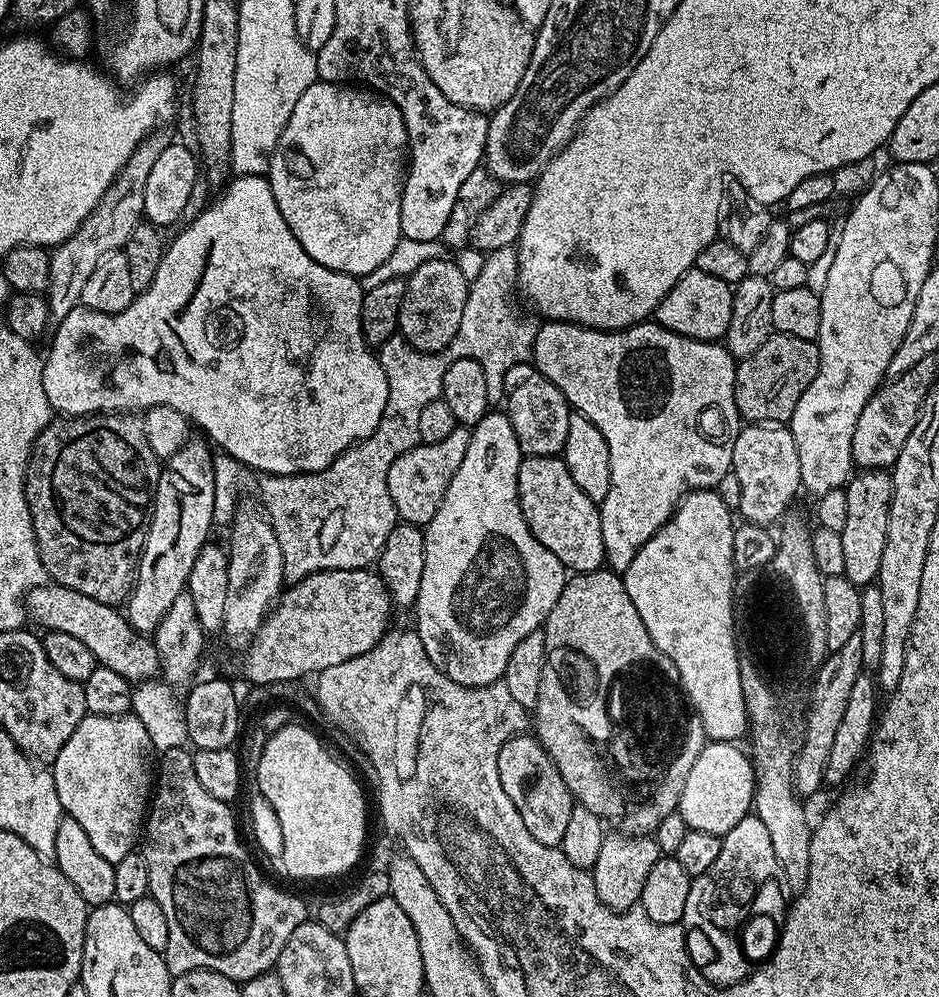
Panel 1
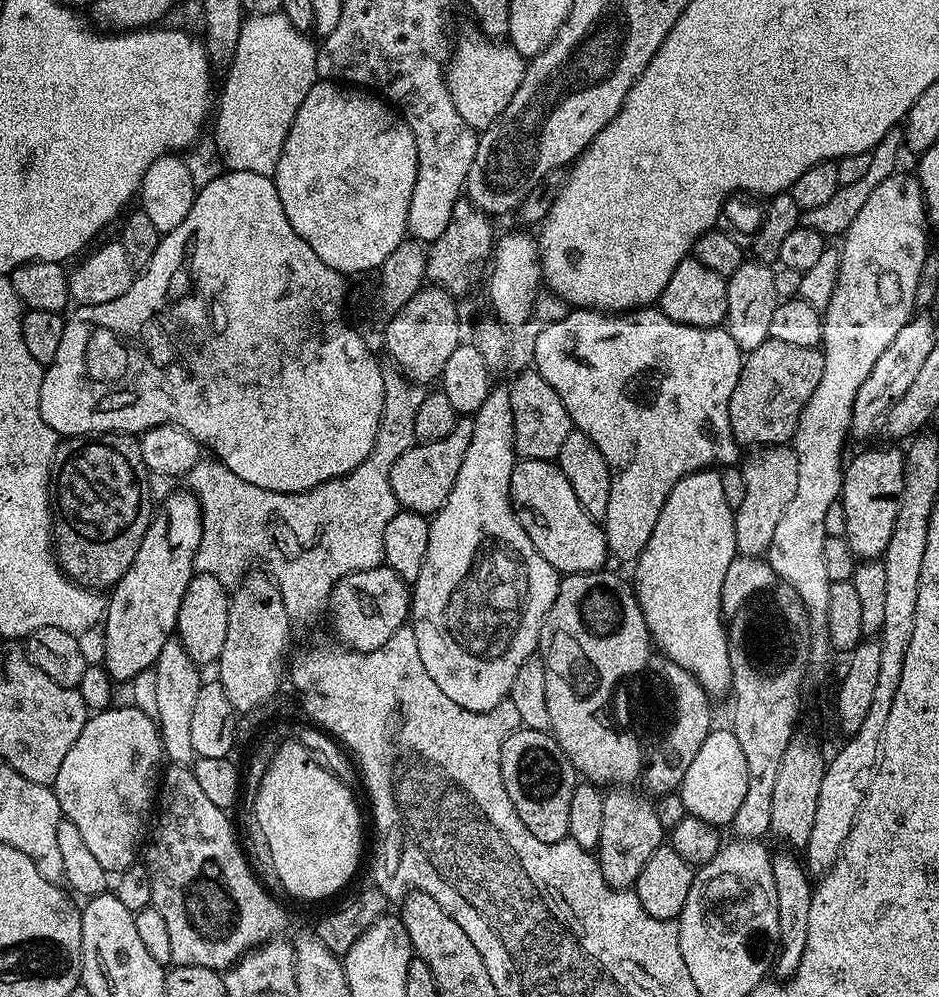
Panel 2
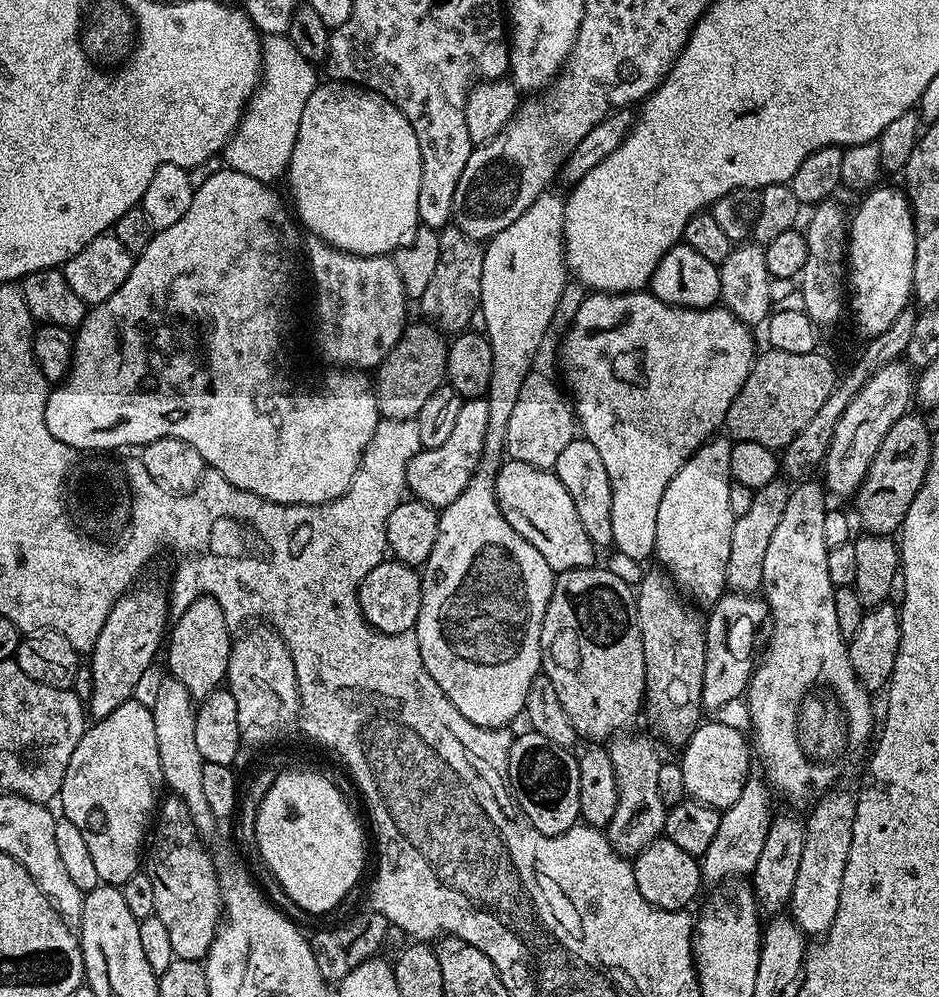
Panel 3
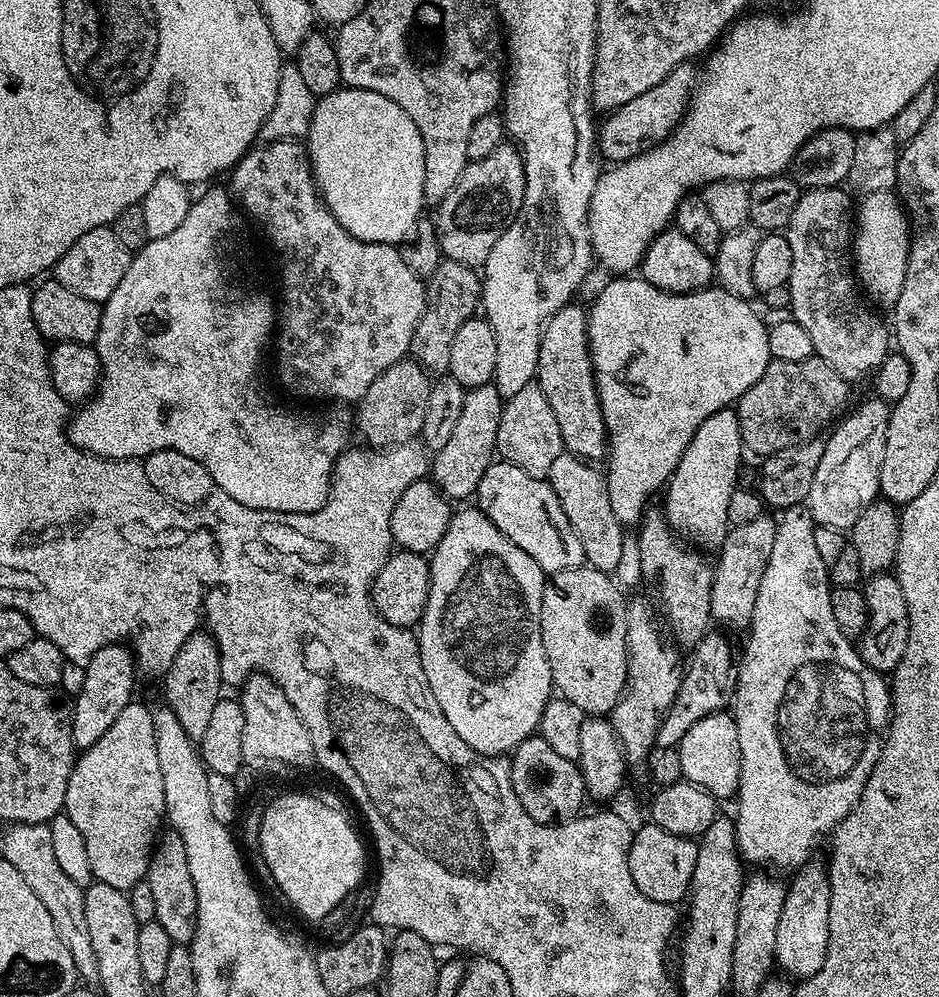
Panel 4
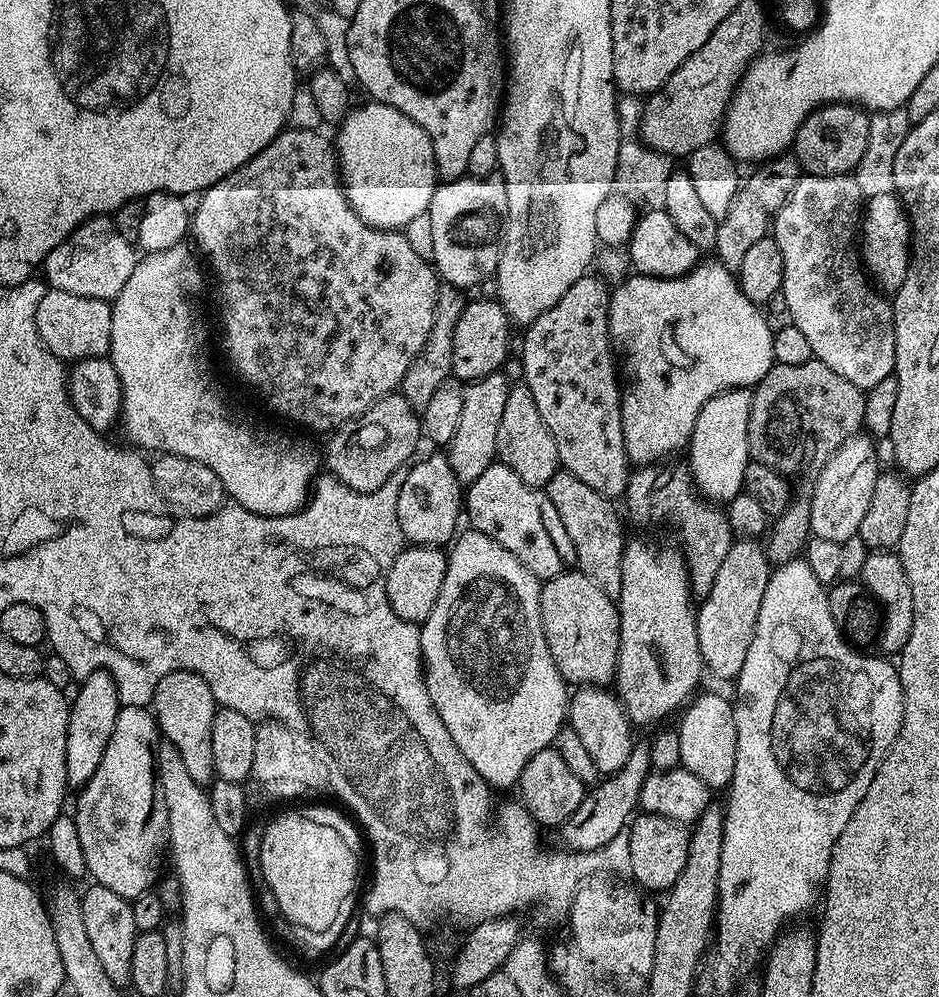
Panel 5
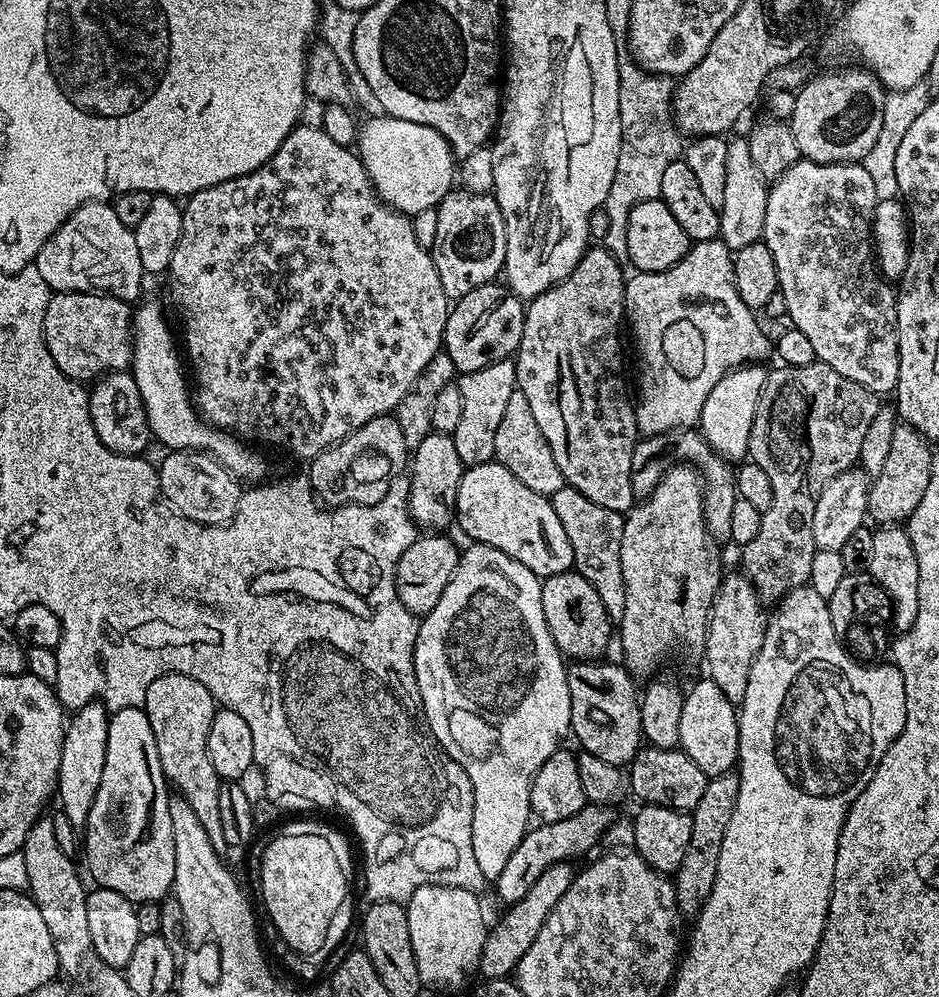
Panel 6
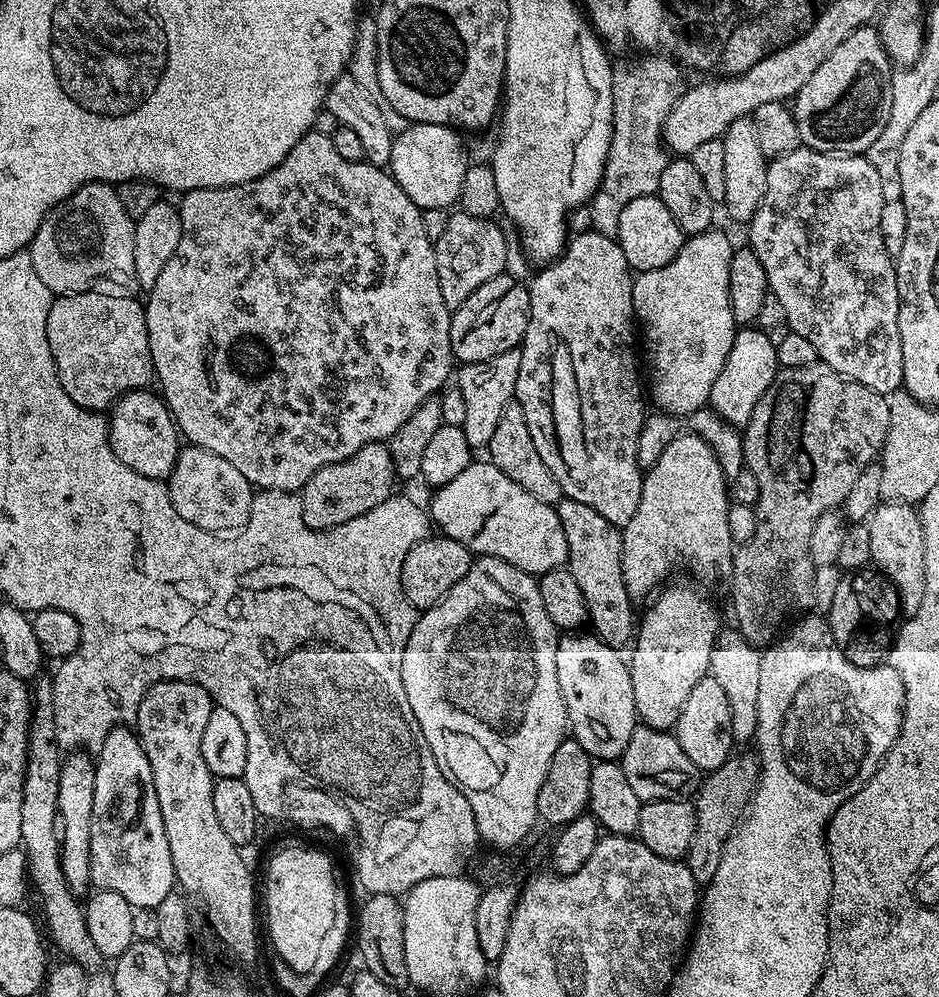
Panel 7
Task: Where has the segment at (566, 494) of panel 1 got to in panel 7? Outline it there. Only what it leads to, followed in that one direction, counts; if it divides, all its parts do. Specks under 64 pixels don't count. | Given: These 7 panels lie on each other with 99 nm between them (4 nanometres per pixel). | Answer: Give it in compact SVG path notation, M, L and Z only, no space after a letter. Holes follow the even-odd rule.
M473 462L462 470L462 474L457 474L450 478L450 482L439 485L432 496L432 508L430 507L430 520L438 527L439 535L448 536L454 542L462 542L469 552L477 557L493 556L502 558L510 562L510 566L518 566L518 570L529 572L531 576L537 578L544 573L555 568L565 567L568 559L568 547L566 546L566 534L562 530L562 522L558 522L558 514L553 505L546 502L538 502L534 494L522 490L518 482L510 482L498 466L491 462Z

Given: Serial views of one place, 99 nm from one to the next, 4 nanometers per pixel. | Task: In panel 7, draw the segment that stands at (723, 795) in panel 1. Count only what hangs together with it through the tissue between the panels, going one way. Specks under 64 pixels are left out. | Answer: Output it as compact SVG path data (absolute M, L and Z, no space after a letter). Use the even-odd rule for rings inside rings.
M711 674L703 676L690 690L690 698L686 698L686 706L682 706L682 714L674 729L676 741L686 750L686 758L707 774L722 766L734 752L732 738L732 719L730 718L730 702L726 700L726 690L722 690Z

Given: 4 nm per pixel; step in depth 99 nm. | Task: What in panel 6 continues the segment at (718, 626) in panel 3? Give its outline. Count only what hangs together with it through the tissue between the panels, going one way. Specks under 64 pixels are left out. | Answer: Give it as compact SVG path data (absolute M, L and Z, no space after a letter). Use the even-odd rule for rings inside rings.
M585 804L582 810L561 822L539 823L531 827L518 844L506 867L494 881L494 888L505 905L512 905L525 897L534 882L542 876L542 871L562 860L574 860L578 854L584 854L592 849L598 838L610 824L611 809L605 805Z

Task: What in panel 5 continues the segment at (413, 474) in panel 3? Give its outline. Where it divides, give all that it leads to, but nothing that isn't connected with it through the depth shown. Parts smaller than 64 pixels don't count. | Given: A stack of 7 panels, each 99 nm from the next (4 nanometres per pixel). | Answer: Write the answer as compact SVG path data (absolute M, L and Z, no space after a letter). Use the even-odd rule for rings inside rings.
M503 371L464 384L462 418L458 421L458 430L454 430L454 438L446 446L450 470L454 470L461 486L482 478L482 474L486 474L488 467L496 460L498 425L502 423L502 409L506 406L509 387L509 377Z

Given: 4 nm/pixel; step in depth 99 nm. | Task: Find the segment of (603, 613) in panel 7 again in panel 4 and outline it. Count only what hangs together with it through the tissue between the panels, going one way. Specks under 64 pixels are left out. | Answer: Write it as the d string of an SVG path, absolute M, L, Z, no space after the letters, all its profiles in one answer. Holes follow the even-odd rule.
M565 450L562 454L558 454L558 459L550 465L550 474L546 479L554 490L558 502L562 502L562 511L566 514L566 518L570 518L570 526L574 526L574 534L578 534L578 542L582 542L587 567L612 574L624 556L626 528L618 522L610 506L605 473L601 469L599 472L596 468L599 467L595 463Z

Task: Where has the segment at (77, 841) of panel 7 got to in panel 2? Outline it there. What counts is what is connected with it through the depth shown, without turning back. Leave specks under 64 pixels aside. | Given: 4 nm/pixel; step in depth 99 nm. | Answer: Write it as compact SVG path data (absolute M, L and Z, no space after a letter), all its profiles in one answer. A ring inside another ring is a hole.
M169 491L163 497L161 506L148 523L146 534L142 538L142 546L138 546L138 554L134 554L134 562L130 562L130 570L122 574L122 578L111 589L106 600L106 615L102 621L104 628L104 659L102 665L113 681L132 680L155 665L158 654L162 654L162 646L173 639L178 622L178 606L182 606L182 598L186 594L186 586L190 586L196 572L196 555L202 540L204 519L200 513L200 501L191 491Z

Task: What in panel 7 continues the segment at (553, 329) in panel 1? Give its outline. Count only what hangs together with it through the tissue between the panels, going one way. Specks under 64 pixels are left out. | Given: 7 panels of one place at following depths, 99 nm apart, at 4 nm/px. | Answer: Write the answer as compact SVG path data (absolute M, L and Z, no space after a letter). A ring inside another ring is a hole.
M716 231L699 232L696 236L687 237L674 262L658 270L641 272L632 282L635 319L642 329L643 343L644 340L648 343L648 360L652 363L650 396L656 399L655 407L659 411L670 412L673 416L686 417L709 403L714 378L722 374L726 354L730 354L730 346L738 331L730 310L730 258L734 243L726 233Z

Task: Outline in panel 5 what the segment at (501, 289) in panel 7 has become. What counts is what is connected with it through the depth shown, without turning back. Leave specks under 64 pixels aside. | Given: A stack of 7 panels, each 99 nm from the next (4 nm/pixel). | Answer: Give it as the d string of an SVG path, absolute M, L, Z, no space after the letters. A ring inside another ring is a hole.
M489 298L489 300L472 300L468 302L462 310L461 317L454 329L453 368L451 375L461 382L471 382L473 380L481 380L490 374L501 371L510 359L508 347L512 344L512 331L514 331L514 325L508 319L506 310L502 307L499 300Z

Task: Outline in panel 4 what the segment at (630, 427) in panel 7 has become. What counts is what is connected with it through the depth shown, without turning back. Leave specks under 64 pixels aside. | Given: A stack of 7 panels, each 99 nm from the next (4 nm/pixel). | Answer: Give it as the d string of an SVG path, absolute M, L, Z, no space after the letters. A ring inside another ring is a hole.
M570 302L549 318L538 350L535 383L554 409L565 449L589 462L603 461L608 451L608 431L602 418L592 355L588 349L588 313L579 303Z

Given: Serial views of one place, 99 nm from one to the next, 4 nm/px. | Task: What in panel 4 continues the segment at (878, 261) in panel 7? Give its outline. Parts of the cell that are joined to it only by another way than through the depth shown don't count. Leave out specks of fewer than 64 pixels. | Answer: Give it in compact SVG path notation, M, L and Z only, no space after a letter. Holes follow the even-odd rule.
M843 187L839 188L809 188L801 195L798 206L794 206L794 214L790 214L790 222L786 229L786 235L790 242L790 251L794 254L794 266L790 266L790 278L788 279L788 289L790 290L790 316L798 322L798 326L806 329L806 334L810 334L810 342L814 342L814 353L821 356L826 363L834 366L838 374L849 382L860 380L864 375L875 373L880 363L887 358L890 351L890 328L883 324L874 313L871 312L869 301L862 295L862 289L857 281L854 271L854 200L847 191L844 193Z

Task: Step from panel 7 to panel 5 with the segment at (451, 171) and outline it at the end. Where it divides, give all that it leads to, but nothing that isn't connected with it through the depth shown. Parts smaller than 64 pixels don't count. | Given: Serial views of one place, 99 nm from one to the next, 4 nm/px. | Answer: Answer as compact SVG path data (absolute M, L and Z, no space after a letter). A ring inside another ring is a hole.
M367 102L361 108L353 107L344 120L338 125L337 136L334 136L336 158L340 169L340 178L344 193L350 206L366 222L375 228L402 230L413 218L418 218L428 210L430 198L438 183L434 150L426 130L402 114L402 110L390 109L379 102Z

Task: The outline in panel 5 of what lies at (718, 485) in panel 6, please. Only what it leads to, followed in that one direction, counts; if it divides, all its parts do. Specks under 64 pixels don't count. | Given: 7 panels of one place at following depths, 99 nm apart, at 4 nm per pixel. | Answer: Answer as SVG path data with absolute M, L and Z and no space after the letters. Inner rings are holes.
M657 462L640 466L629 475L622 503L628 507L627 519L640 528L660 528L665 524L680 535L679 547L688 564L688 581L693 597L705 600L714 586L718 569L730 554L733 542L727 511L719 503L700 495L687 463Z

